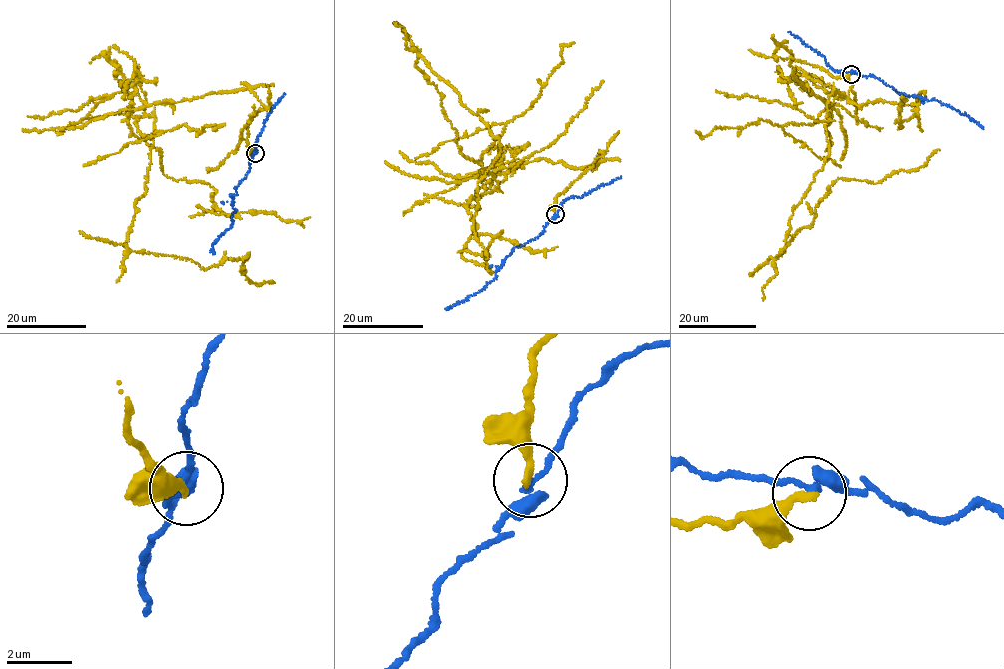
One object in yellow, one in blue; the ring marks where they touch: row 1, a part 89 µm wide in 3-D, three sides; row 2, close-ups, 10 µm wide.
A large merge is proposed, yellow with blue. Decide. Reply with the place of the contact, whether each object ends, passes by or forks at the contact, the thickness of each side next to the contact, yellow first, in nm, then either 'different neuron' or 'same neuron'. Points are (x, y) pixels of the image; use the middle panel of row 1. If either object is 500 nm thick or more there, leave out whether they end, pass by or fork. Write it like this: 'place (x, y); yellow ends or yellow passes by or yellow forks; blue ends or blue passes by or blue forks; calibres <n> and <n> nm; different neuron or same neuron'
place (555, 214); yellow ends; blue passes by; calibres 240 and 280 nm; different neuron

